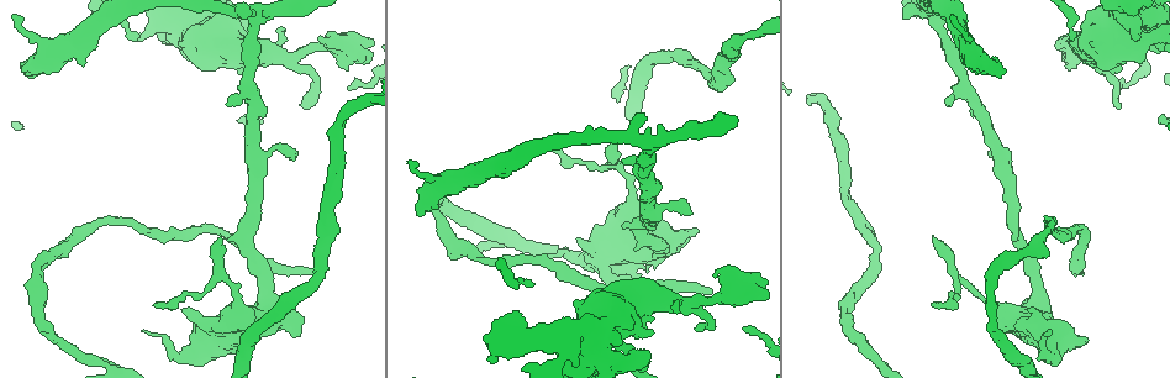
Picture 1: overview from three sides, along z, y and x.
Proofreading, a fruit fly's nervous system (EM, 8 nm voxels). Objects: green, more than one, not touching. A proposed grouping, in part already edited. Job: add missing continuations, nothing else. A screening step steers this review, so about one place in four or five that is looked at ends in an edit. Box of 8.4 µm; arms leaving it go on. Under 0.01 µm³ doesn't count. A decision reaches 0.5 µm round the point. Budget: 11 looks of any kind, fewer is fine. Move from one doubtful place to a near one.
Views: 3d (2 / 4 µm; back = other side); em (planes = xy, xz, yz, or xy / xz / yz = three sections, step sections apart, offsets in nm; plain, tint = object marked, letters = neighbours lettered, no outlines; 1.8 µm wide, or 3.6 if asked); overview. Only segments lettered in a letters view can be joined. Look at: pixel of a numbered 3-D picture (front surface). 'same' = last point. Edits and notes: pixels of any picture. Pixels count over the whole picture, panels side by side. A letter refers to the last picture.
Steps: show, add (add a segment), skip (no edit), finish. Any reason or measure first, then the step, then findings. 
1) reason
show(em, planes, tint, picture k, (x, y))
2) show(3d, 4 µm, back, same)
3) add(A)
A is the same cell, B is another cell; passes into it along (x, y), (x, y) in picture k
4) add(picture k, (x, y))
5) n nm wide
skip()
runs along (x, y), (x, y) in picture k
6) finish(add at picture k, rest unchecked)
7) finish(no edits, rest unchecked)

stops while still wide
show(em, xz, step 4, tint, picture 1, (300, 333))

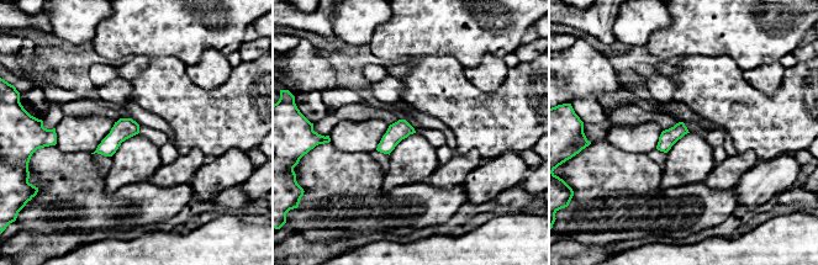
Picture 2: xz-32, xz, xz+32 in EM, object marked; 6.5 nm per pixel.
show(em, planes, letters, same)

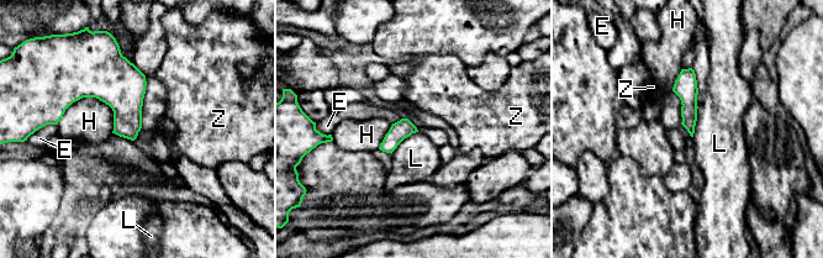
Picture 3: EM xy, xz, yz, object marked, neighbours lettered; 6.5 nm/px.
skip()
E, H, L and Z are other cells; border along (698, 106), (692, 137) in picture 3; no lettered segment goes on from it

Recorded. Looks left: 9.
stops while still wide
show(em, planes, tint, picture 1, (1003, 72))

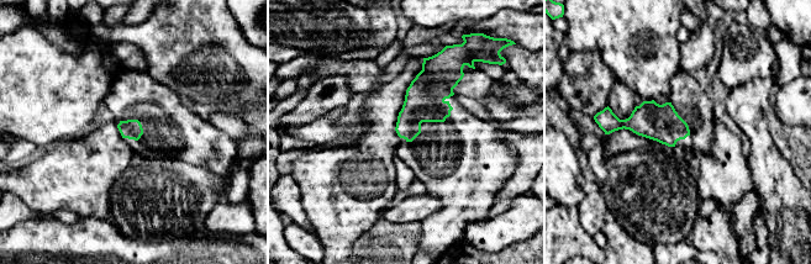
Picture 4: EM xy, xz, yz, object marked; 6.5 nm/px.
show(em, planes, letters, same)

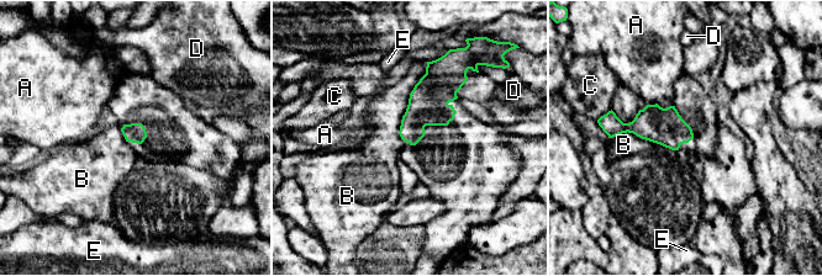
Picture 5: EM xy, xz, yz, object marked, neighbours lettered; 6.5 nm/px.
skip()
A, B, C, D and E are other cells; border along (427, 62), (401, 120), (402, 141) in picture 5; no lettered segment goes on from it

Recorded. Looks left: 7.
show(3d, 4 µm, back, picture 1, (934, 305))

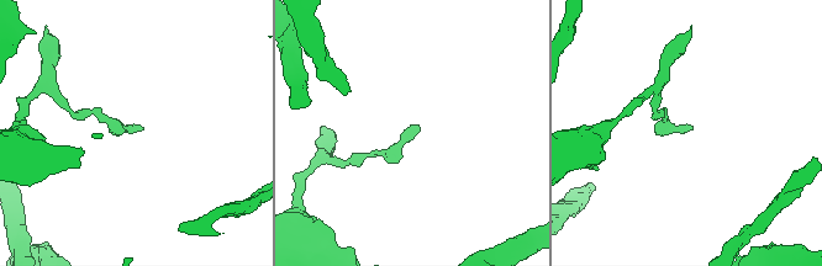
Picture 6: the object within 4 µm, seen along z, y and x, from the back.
show(em, planes, letters, picture 6, (419, 129))

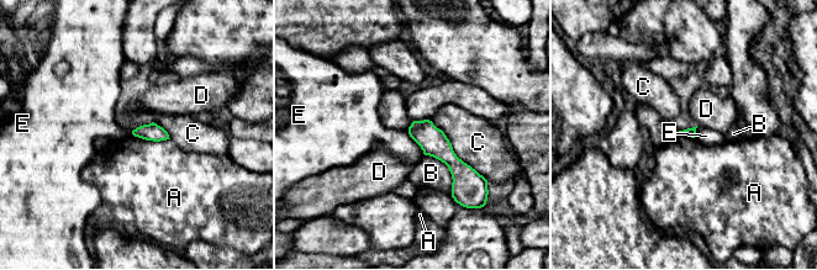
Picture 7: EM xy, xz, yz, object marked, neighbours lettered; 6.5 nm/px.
skip()
A, B, C, D and E are other cells; no lettered segment goes on from it

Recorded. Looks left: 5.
thin end
show(em, planes, tint, picture 1, (1082, 273))

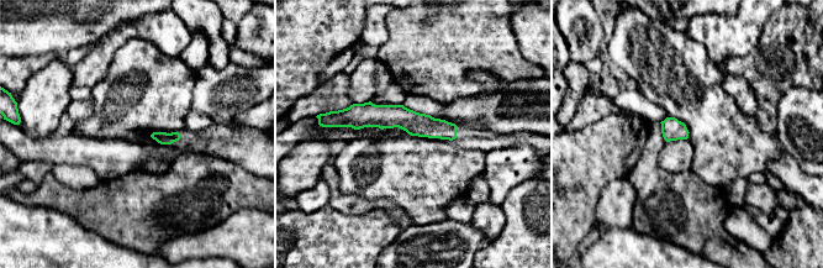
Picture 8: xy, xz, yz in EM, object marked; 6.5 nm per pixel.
show(em, planes, letters, same)

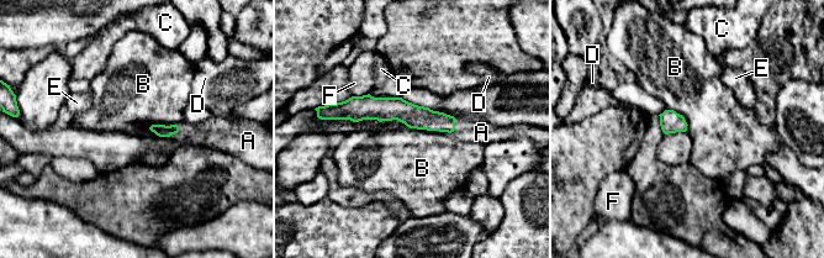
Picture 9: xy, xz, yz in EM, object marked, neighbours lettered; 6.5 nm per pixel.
B touches over 300 nm
add(A)
A is the same cell, B, C, D, E and F are other cells; passes into it along (420, 117), (454, 126), (481, 132) in picture 9; the neuron continues

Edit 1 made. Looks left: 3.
show(overview)

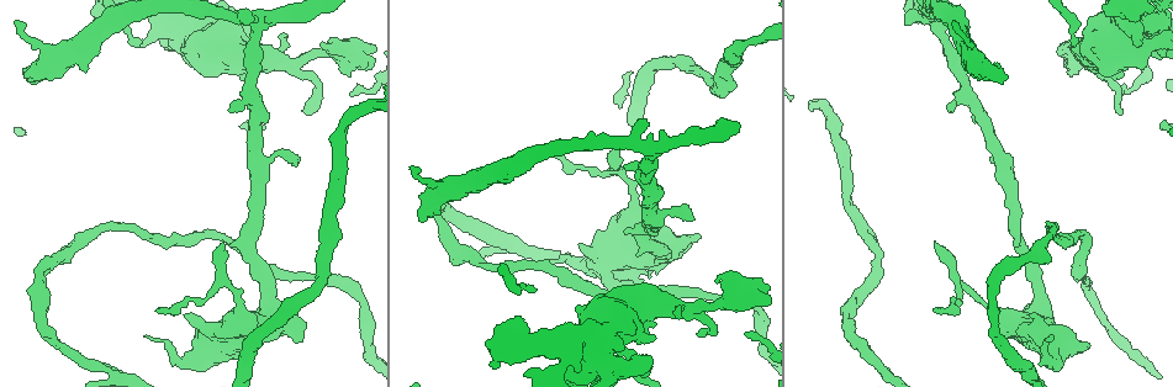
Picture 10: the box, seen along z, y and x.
branch stops here
show(em, 3.6 µm, planes, letters, picture 10, (1083, 349))

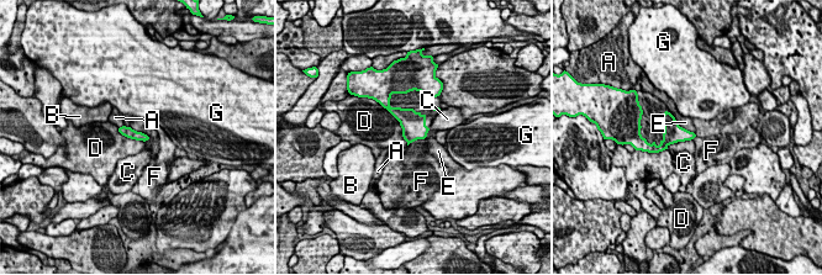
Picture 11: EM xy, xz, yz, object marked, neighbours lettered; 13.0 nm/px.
skip()
A, B, C, D, E, F and G are other cells; border along (423, 138), (417, 138), (407, 146) in picture 11; no lettered segment goes on from it

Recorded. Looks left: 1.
finish(add at picture 9, rest unchecked)

